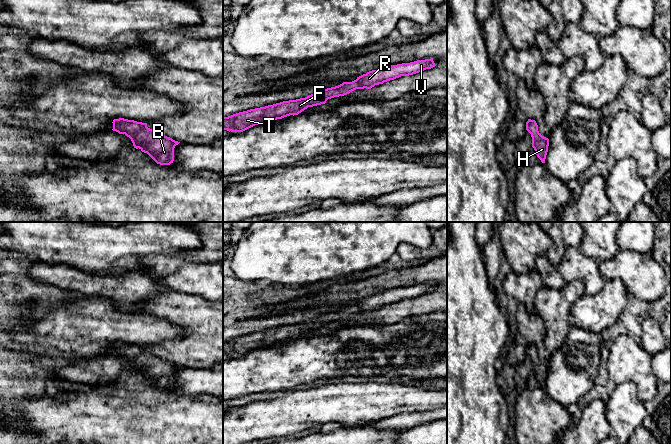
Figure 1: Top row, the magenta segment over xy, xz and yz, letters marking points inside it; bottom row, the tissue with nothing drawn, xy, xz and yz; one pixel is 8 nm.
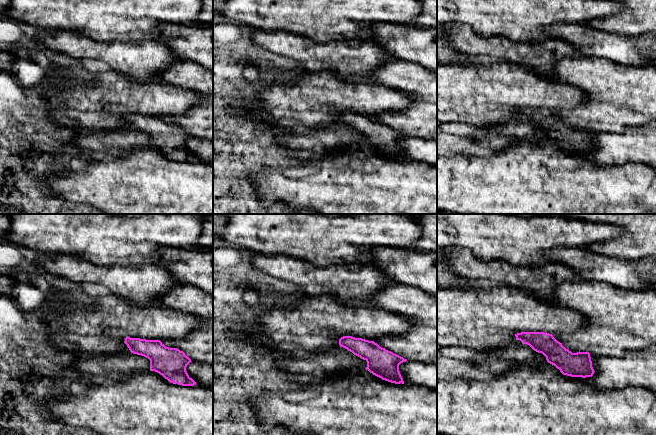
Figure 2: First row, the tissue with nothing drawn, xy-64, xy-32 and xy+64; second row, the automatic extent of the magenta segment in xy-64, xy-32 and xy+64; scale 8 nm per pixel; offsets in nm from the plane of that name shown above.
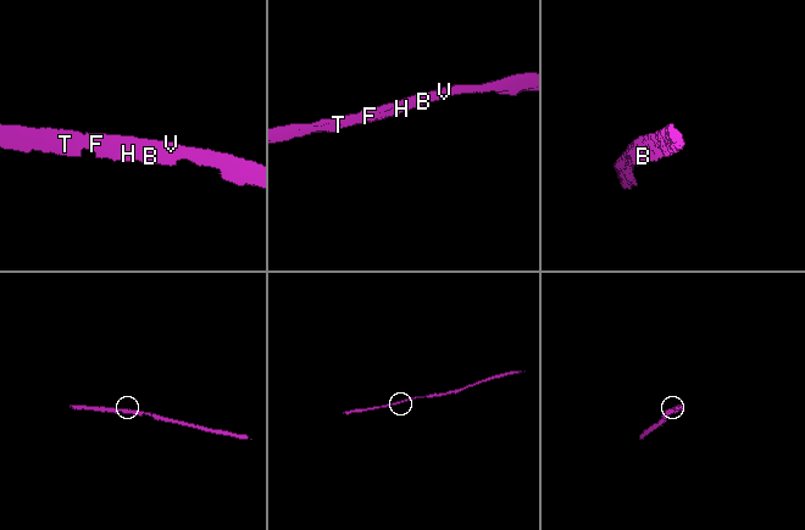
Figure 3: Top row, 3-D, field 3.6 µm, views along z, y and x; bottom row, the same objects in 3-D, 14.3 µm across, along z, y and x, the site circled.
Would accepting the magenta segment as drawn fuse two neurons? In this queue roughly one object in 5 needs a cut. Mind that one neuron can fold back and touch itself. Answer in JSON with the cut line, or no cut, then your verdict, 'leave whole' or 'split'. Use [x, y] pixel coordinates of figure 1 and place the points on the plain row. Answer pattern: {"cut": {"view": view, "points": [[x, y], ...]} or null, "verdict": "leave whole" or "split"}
{"cut": null, "verdict": "leave whole"}

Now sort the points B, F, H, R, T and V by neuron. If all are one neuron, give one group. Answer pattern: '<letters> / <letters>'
B F H R T V

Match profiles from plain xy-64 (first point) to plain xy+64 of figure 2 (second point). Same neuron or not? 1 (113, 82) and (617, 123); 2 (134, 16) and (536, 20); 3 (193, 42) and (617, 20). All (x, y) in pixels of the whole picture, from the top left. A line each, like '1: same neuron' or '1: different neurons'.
1: different neurons
2: same neuron
3: different neurons

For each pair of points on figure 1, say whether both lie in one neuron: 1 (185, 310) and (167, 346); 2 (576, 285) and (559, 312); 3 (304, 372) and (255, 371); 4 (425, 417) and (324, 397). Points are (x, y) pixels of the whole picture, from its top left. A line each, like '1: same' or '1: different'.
1: same
2: same
3: same
4: different

